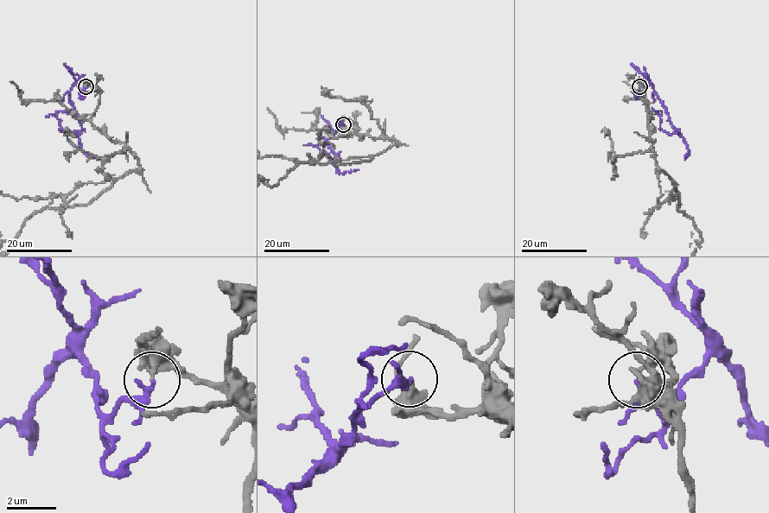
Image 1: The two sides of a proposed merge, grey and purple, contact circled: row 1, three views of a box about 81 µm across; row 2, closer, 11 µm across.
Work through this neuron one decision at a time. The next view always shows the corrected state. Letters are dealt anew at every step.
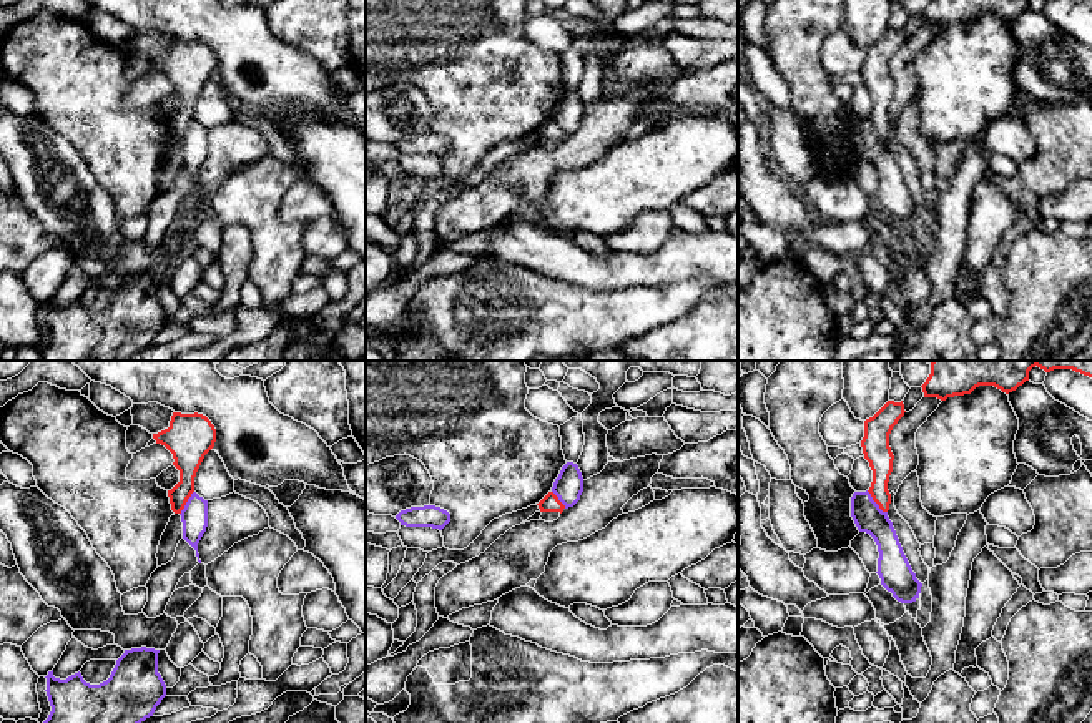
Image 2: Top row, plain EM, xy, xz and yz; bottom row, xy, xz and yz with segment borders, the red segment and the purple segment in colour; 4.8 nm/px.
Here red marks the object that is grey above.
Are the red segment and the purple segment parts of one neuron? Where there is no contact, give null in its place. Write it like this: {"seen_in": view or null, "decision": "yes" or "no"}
{"seen_in": "yz", "decision": "no"}

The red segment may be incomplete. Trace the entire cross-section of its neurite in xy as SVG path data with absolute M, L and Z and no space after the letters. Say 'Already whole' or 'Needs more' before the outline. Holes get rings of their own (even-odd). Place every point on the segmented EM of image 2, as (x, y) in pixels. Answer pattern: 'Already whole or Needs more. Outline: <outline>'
Already whole. Outline: M173 412L170 427L153 434L156 444L173 454L173 465L180 470L180 482L168 490L171 510L181 514L194 492L194 477L204 455L214 447L216 429L203 414Z

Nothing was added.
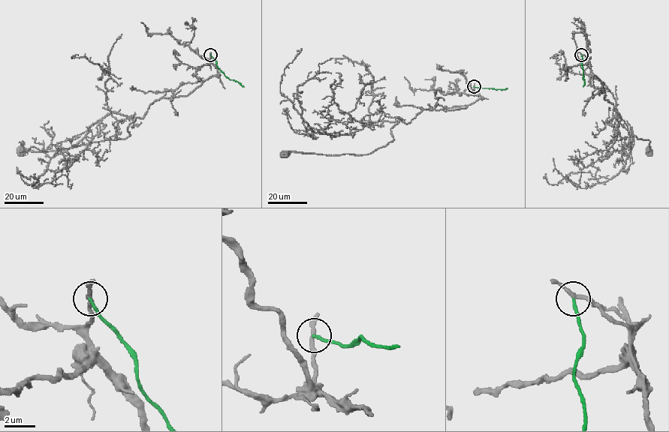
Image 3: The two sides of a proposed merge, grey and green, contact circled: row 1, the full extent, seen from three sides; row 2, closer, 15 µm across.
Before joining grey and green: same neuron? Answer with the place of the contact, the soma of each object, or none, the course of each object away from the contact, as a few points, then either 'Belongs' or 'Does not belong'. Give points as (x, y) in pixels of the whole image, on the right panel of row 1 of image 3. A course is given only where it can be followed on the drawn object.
Place: (581, 55). Soma of grey: (649, 151). Soma of green: none. Course of grey: (581, 55), (603, 84), (616, 121), (637, 139), (648, 139), (648, 150). Course of green: (581, 55), (583, 86). Does not belong

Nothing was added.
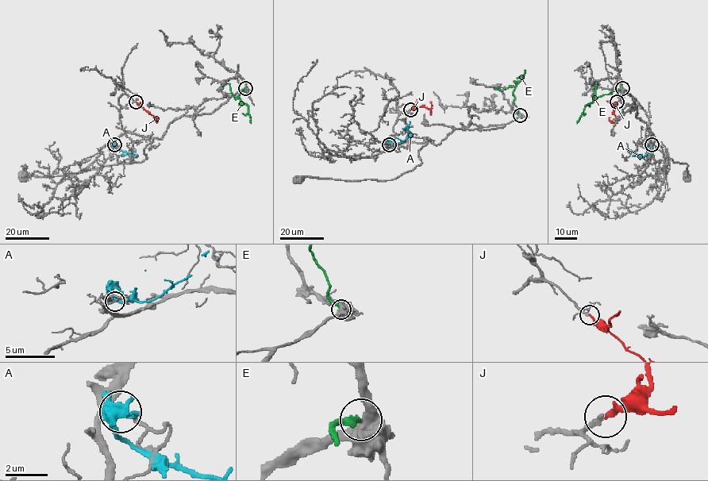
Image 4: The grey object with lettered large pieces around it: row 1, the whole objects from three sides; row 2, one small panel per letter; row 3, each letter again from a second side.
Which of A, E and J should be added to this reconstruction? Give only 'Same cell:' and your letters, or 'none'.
Same cell: J

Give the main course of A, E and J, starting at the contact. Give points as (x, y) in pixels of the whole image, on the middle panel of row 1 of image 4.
A: (389, 144), (389, 141), (390, 144), (398, 144), (410, 135), (406, 127), (409, 121)
E: (520, 115), (513, 101), (513, 90), (525, 70)
J: (410, 109), (422, 106), (430, 109), (430, 101)

